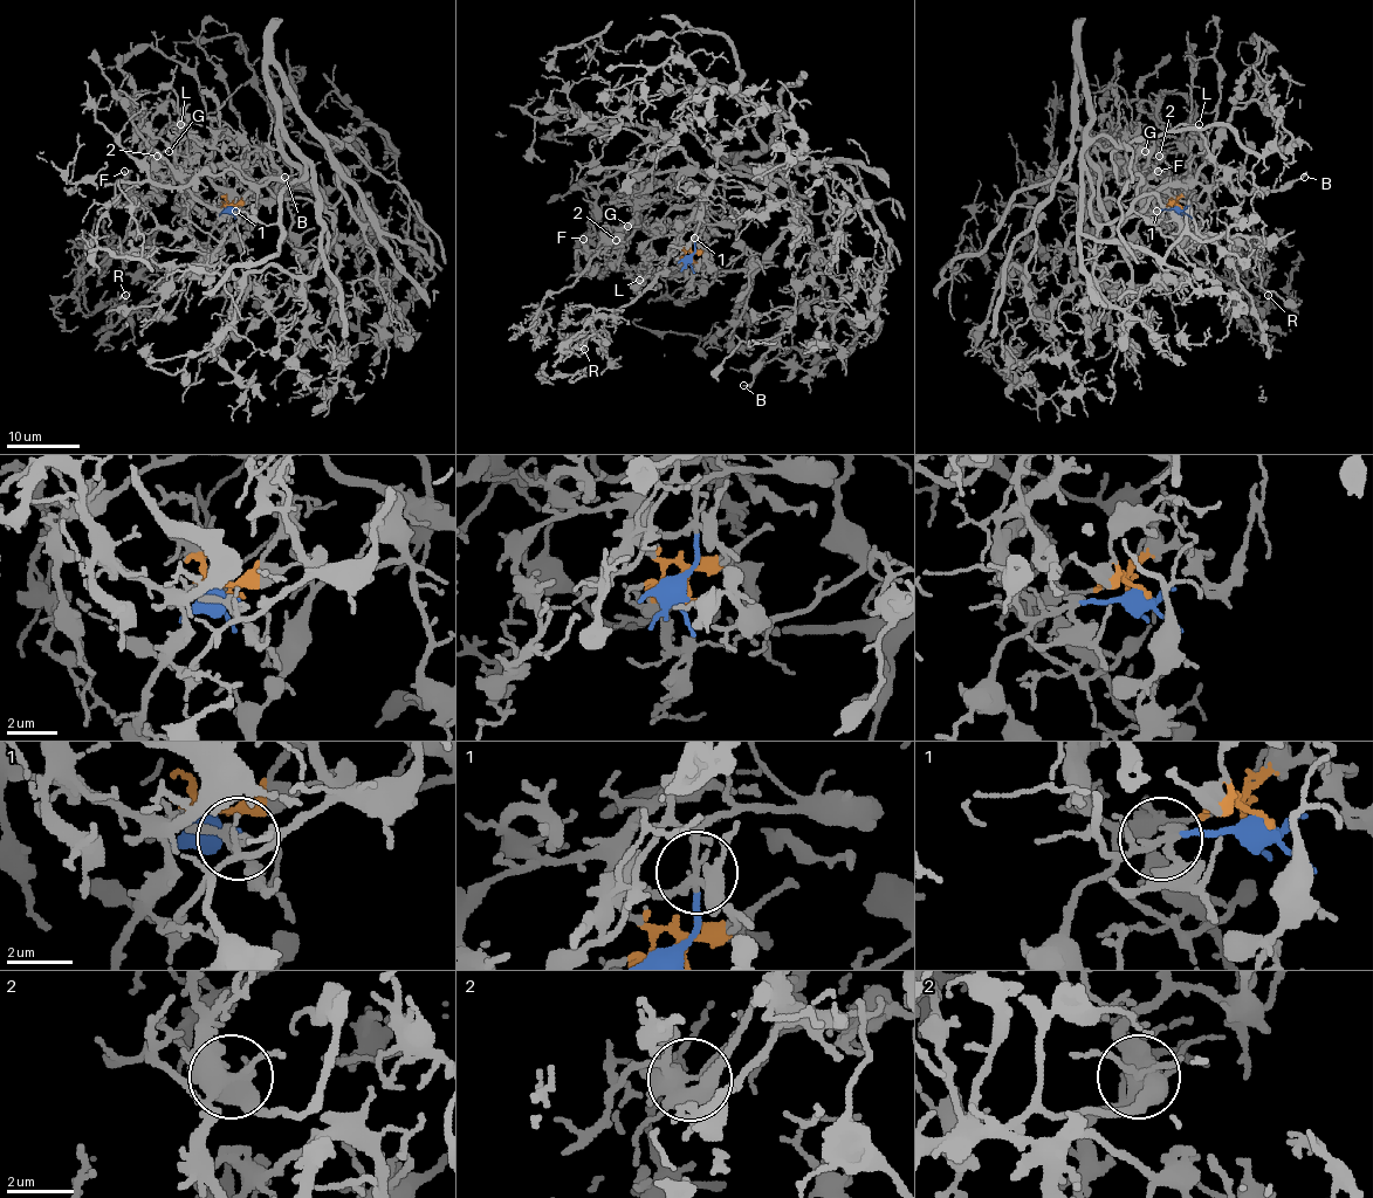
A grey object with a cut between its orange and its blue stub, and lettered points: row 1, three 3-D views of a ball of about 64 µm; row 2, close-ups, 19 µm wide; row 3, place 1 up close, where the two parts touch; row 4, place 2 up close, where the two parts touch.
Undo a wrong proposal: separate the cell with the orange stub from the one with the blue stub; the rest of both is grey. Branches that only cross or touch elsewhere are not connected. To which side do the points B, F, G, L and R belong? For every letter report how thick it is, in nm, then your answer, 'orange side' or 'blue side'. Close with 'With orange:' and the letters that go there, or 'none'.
B: 120 nm thick; blue side
F: 160 nm thick; orange side
G: 140 nm thick; orange side
L: 140 nm thick; orange side
R: 160 nm thick; orange side
With orange: F, G, L, R

